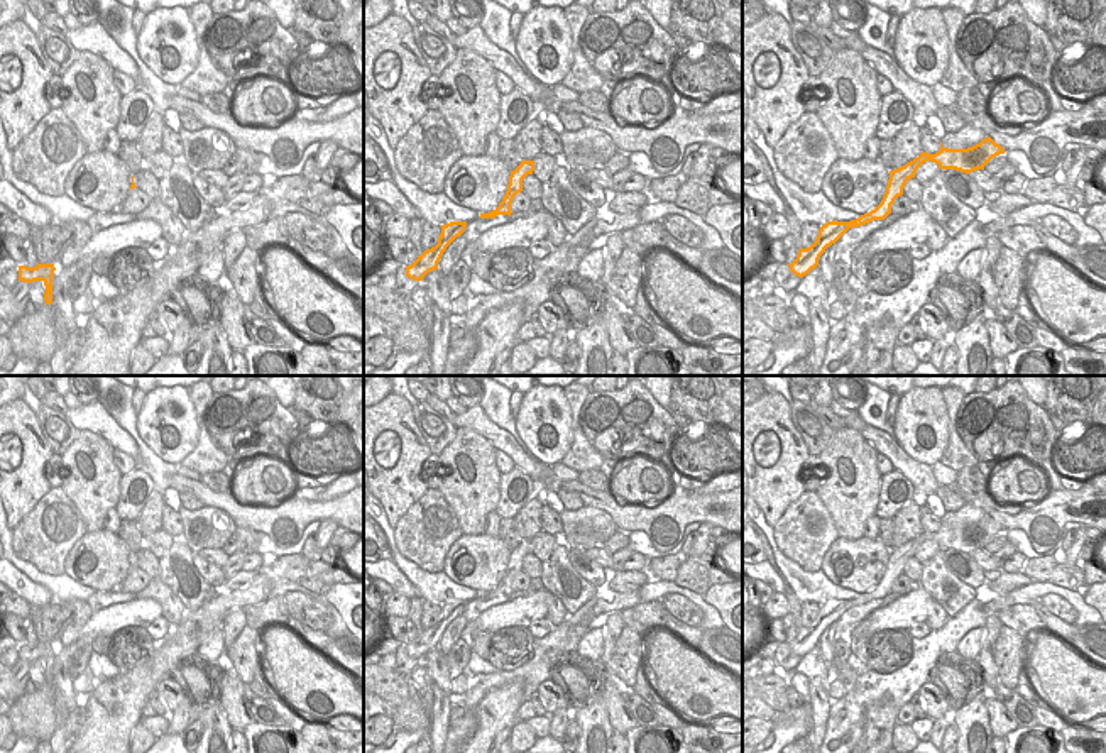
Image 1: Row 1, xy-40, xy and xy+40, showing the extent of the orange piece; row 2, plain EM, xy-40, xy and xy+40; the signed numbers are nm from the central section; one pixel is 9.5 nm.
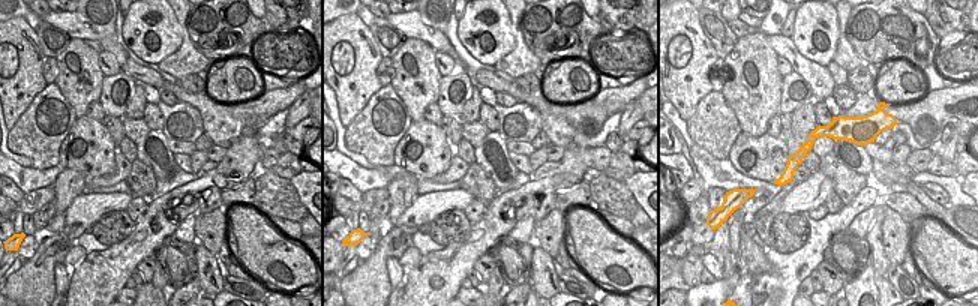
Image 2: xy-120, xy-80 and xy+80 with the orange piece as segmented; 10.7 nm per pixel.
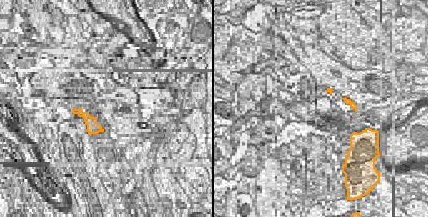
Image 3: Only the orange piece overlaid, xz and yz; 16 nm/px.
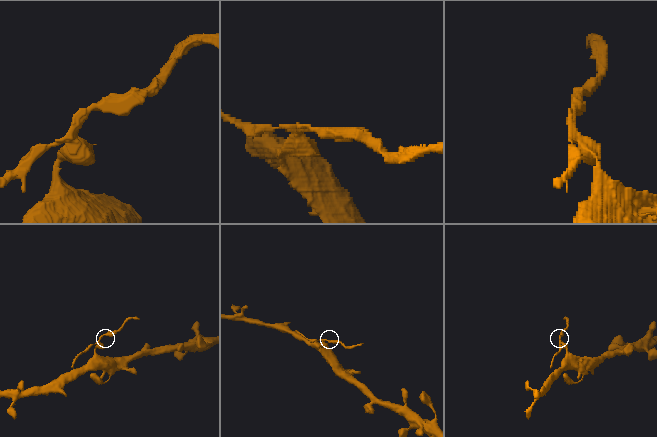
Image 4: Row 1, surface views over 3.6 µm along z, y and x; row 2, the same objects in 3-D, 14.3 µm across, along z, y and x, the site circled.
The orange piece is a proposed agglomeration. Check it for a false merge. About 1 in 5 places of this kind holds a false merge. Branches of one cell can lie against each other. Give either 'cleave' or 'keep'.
keep

